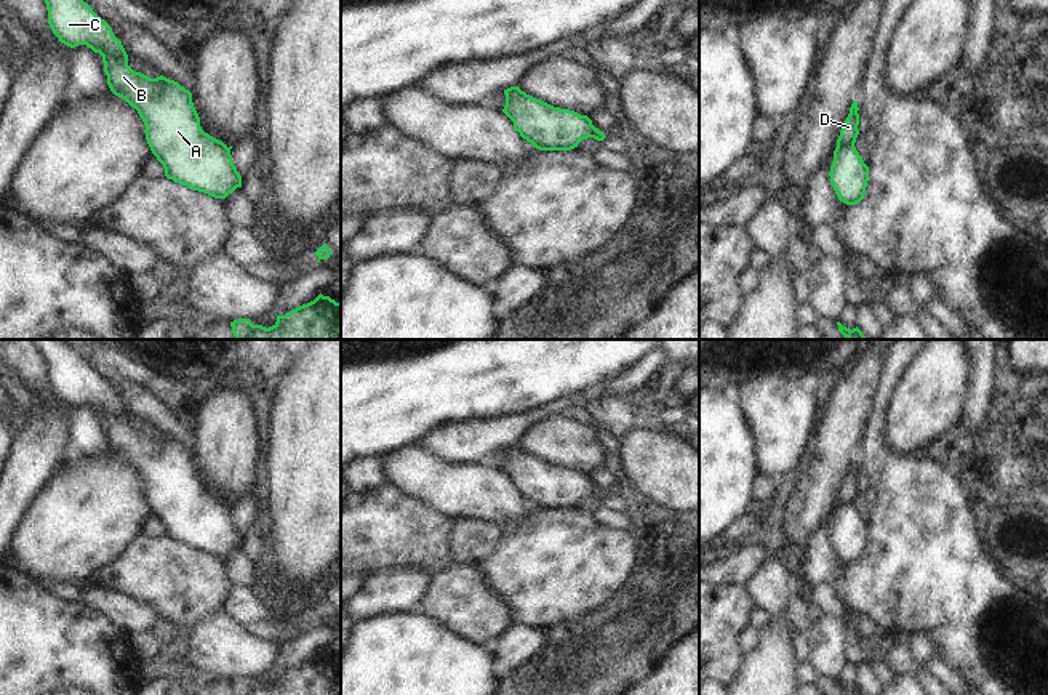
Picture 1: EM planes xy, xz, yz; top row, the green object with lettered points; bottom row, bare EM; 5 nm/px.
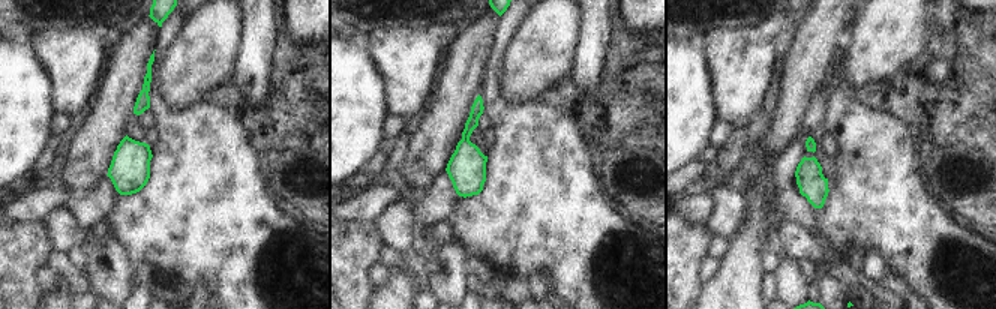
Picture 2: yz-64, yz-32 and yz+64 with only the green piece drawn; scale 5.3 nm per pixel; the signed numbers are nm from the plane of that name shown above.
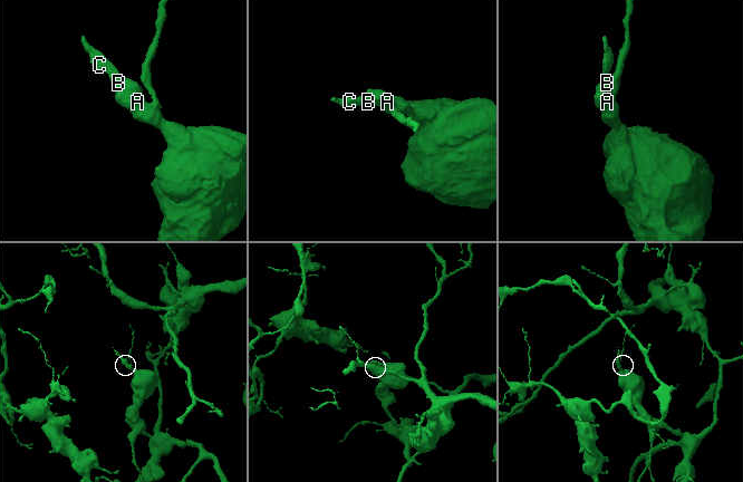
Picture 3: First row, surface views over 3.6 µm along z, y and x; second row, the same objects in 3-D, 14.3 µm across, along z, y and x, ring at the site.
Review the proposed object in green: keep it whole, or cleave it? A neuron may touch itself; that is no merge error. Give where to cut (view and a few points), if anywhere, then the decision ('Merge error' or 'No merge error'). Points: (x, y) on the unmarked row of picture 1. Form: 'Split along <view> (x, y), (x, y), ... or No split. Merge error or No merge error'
Split along yz (853, 505), (837, 506). Merge error

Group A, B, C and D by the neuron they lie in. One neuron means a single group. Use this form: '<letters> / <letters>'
A B C / D

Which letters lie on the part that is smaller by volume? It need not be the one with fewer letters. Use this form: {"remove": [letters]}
{"remove": ["D"]}

